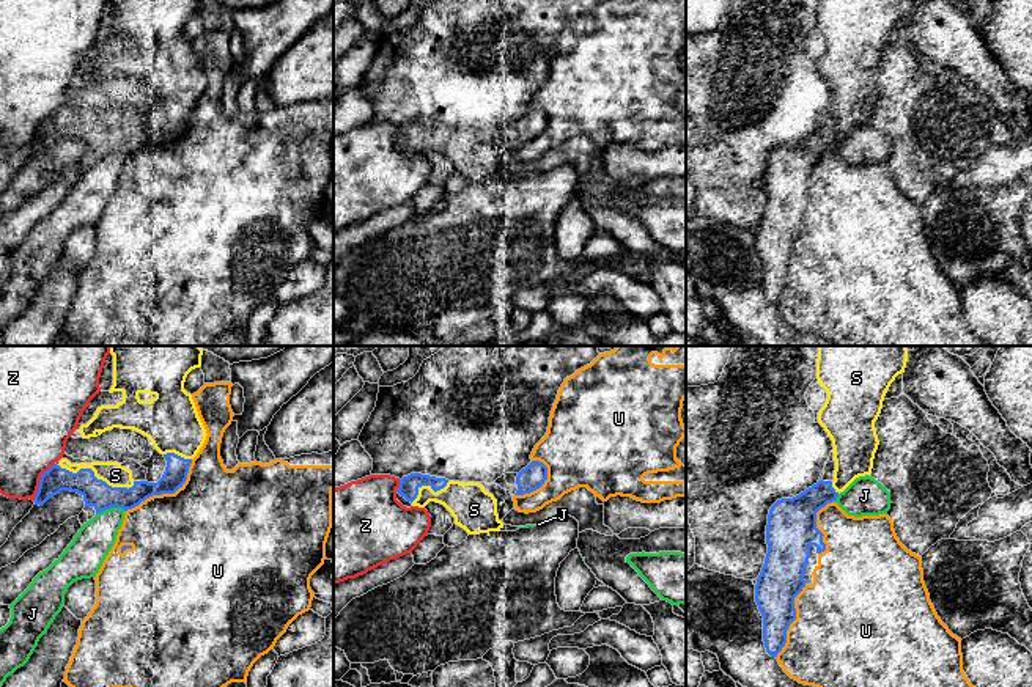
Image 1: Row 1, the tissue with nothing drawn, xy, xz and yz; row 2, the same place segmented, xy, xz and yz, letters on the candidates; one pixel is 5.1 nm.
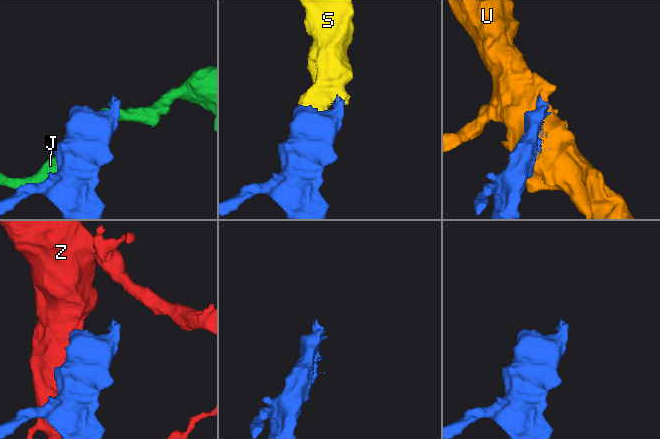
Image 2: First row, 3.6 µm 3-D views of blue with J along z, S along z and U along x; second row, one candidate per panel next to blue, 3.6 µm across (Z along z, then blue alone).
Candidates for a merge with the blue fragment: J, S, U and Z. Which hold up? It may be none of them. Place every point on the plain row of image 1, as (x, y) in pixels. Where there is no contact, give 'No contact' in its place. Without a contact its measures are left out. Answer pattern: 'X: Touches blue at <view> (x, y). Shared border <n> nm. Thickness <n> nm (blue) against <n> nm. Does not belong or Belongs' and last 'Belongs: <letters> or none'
J: Touches blue at xy (110, 154). Shared border 150 nm. Thickness 140 nm (blue) against 190 nm. Does not belong
S: Touches blue at xy (95, 124). Shared border 400 nm. Thickness 140 nm (blue) against 120 nm. Belongs
U: Touches blue at xy (165, 140). Shared border 440 nm. Thickness 120 nm (blue) against 480 nm. Does not belong
Z: Touches blue at xy (40, 129). Shared border 220 nm. Thickness 130 nm (blue) against 340 nm. Does not belong
Belongs: S

